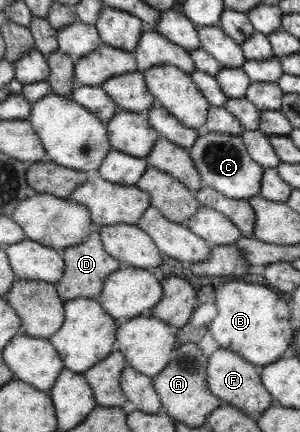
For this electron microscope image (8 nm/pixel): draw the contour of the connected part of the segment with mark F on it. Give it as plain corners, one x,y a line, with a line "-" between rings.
223,348
215,350
207,358
207,374
205,376
207,376
207,380
205,380
207,388
213,396
217,396
227,405
243,410
245,414
257,414
259,416
271,404
271,396
263,388
259,374
255,372
255,366
245,362
235,352
229,352
229,350
223,350

